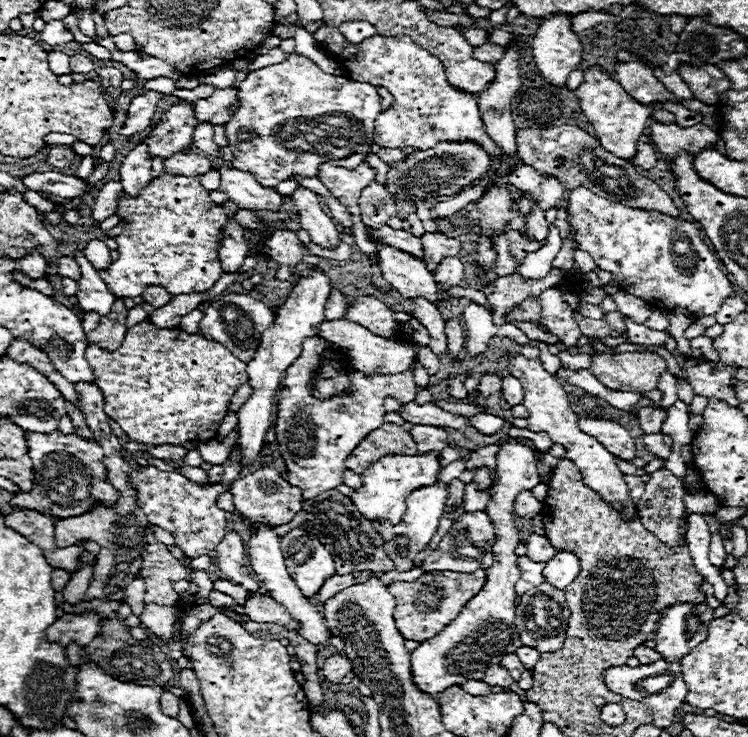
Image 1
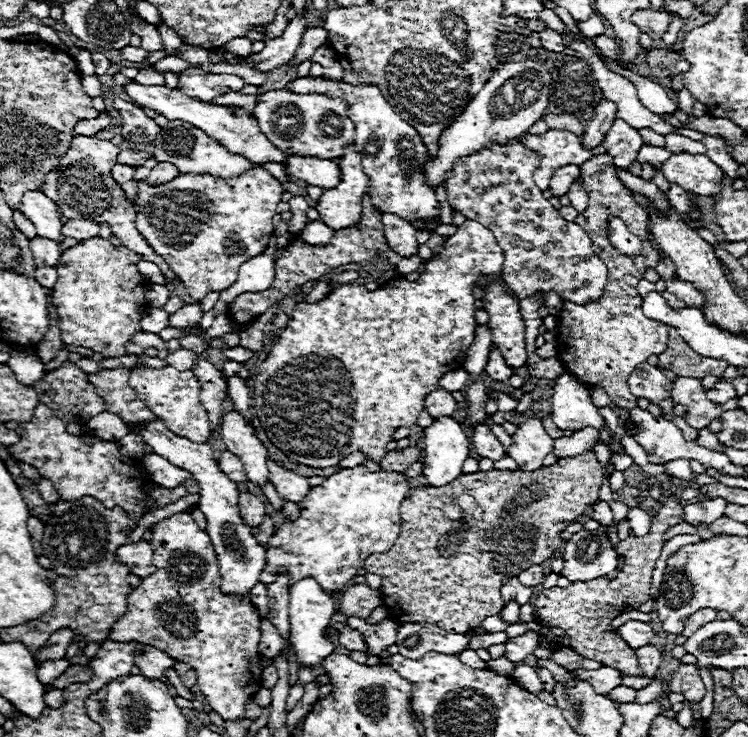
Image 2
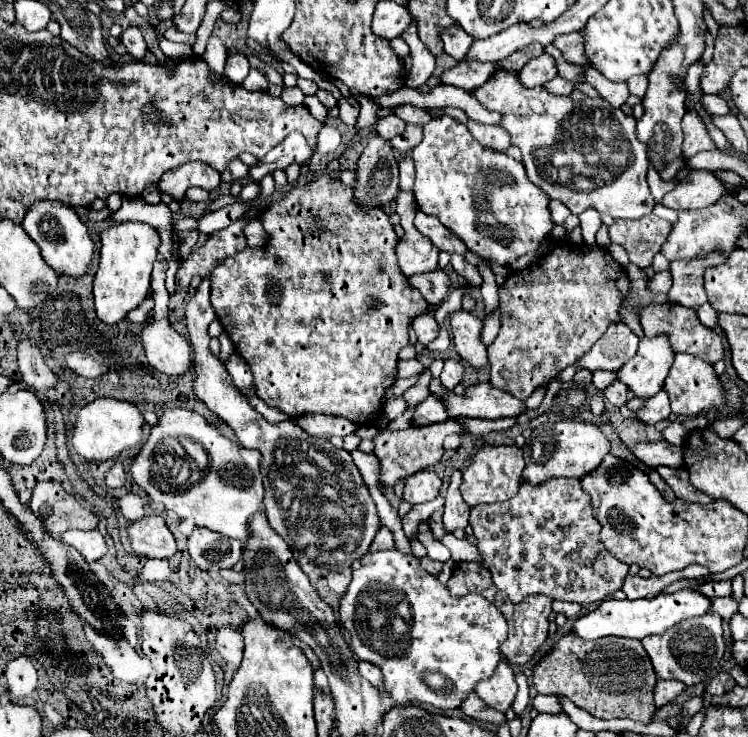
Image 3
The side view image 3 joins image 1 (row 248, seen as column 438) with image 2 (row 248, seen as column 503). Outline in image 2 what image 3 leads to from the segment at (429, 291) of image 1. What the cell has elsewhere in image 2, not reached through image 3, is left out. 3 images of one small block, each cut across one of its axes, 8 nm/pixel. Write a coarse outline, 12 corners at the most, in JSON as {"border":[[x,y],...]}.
{"border":[[382,214],[388,246],[398,256],[418,252],[416,230],[394,214]]}

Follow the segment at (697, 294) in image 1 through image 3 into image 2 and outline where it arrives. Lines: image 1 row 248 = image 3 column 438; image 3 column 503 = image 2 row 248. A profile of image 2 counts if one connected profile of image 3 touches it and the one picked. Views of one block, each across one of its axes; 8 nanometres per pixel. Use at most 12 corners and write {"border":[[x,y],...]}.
{"border":[[608,218],[610,244],[620,254],[642,252],[636,238],[620,218]]}

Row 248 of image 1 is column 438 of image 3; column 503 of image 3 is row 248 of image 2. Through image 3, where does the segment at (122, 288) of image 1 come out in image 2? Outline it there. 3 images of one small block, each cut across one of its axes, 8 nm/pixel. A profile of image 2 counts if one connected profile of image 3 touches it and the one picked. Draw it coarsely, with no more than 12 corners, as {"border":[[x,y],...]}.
{"border":[[136,180],[136,228],[194,300],[264,252],[282,186]]}

